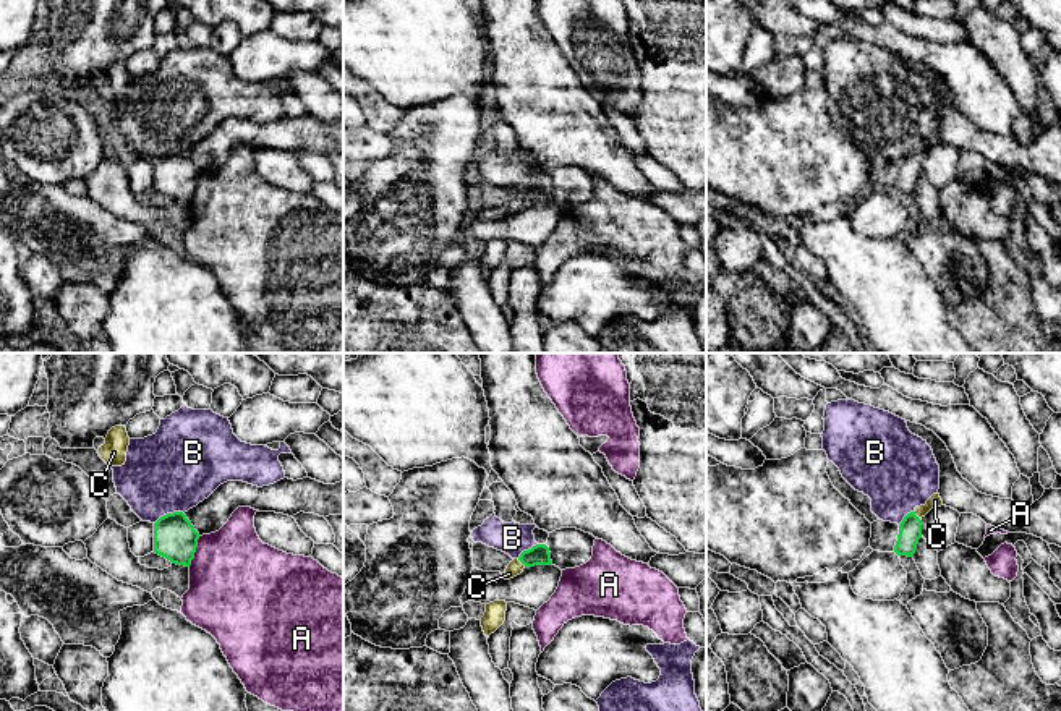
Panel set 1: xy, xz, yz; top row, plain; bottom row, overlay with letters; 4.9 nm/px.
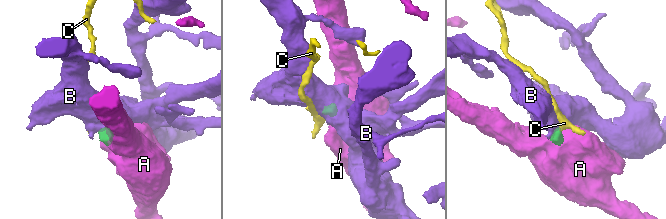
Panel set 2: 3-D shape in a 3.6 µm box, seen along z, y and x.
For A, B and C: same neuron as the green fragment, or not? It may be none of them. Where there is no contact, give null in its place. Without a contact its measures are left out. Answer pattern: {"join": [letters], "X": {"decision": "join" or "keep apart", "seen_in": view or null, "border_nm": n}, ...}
{"join": ["C"], "A": {"decision": "keep apart", "seen_in": "xy", "border_nm": 160}, "B": {"decision": "keep apart", "seen_in": "xy", "border_nm": 160}, "C": {"decision": "join", "seen_in": "yz", "border_nm": 60}}

